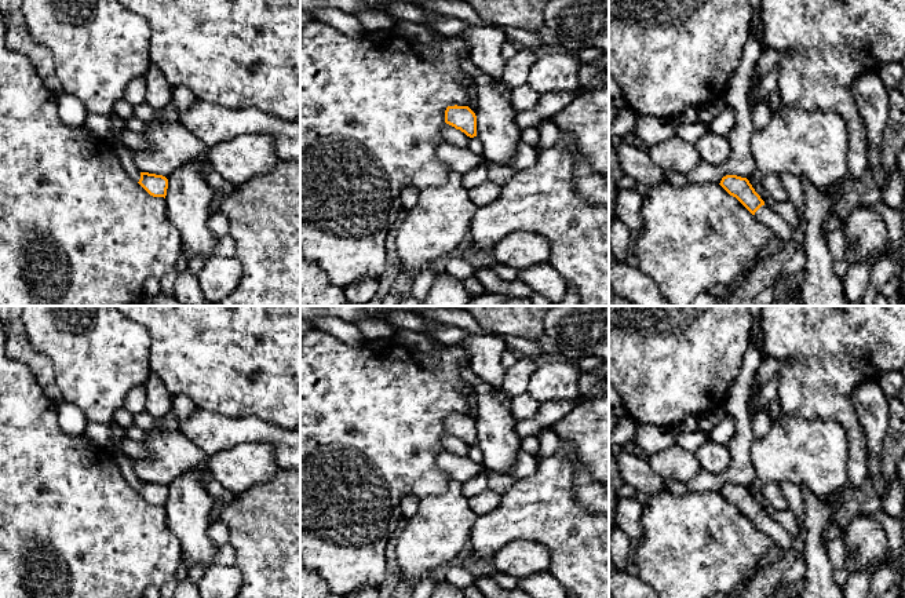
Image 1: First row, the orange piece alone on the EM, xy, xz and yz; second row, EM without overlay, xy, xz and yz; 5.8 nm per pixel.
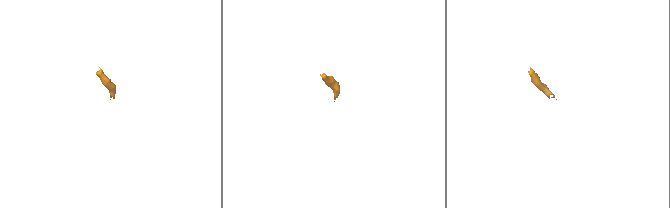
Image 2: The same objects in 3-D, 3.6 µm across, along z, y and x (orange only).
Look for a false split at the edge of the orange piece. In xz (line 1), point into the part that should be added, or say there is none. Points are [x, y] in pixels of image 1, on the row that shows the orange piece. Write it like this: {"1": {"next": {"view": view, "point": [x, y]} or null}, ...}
{"1": {"next": null}}

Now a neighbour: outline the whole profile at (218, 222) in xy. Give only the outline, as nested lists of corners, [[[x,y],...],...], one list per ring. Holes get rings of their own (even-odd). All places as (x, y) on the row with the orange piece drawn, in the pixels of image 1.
[[[215,211],[209,216],[209,229],[218,238],[227,234],[229,233],[229,220],[227,220],[227,218],[222,212]]]

